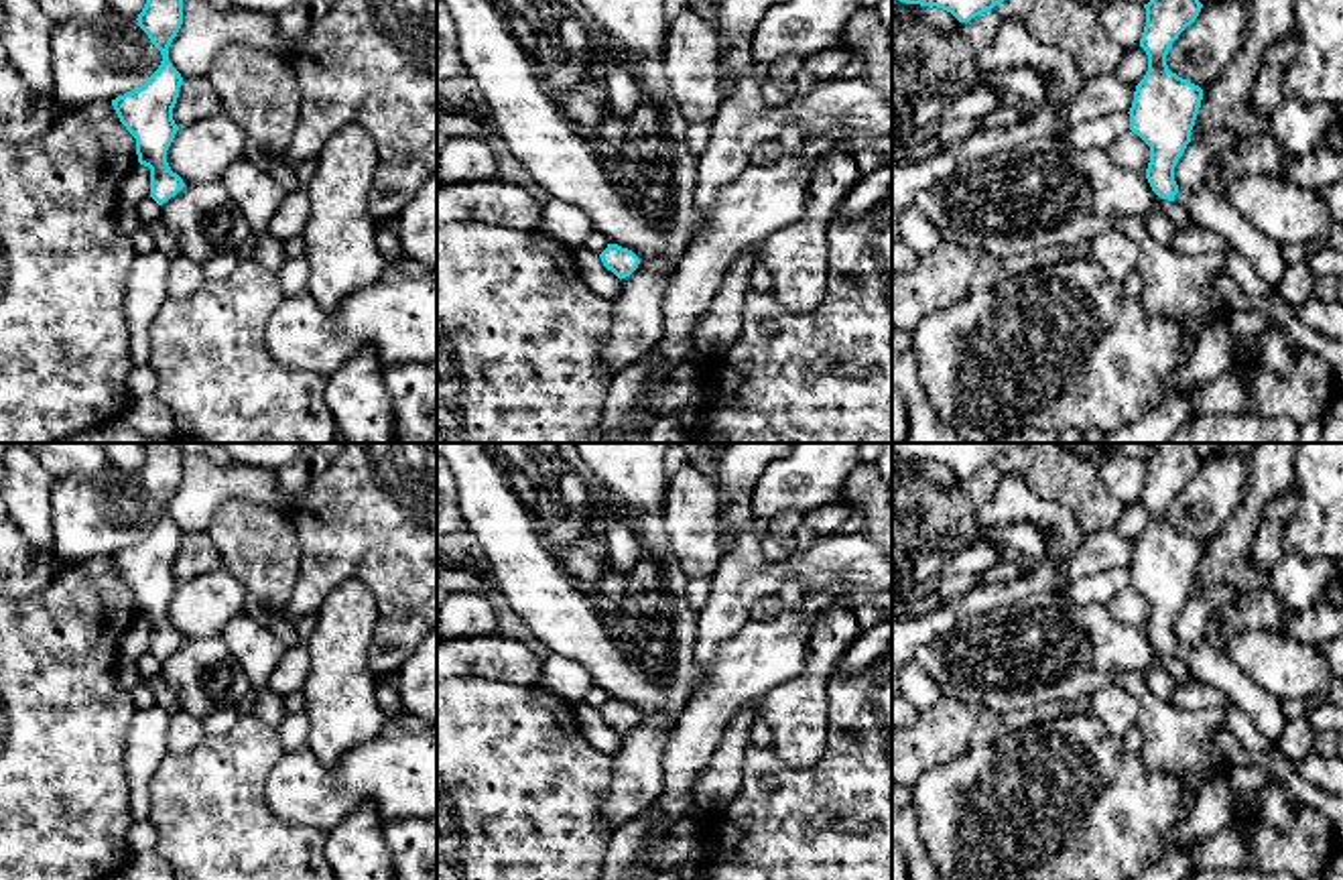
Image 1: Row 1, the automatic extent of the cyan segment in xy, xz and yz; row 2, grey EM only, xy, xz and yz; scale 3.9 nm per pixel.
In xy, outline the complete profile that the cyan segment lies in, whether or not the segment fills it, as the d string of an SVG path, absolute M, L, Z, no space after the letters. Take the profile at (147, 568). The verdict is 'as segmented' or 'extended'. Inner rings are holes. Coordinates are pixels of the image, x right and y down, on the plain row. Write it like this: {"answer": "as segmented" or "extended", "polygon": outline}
{"answer": "as segmented", "polygon": "M179 443L140 445L146 449L146 459L136 476L161 506L163 516L144 541L118 551L112 561L136 593L138 618L150 624L150 652L163 661L185 642L167 618L167 606L179 585L173 563L183 539L181 528L169 516L169 502L183 480L183 451Z"}

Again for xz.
{"answer": "as segmented", "polygon": "M607 699L599 713L618 734L630 732L640 719L640 713L632 705L618 699Z"}

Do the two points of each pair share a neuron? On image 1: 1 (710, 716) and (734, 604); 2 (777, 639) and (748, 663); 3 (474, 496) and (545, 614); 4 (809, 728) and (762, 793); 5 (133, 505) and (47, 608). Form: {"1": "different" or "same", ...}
{"1": "different", "2": "same", "3": "same", "4": "different", "5": "different"}

